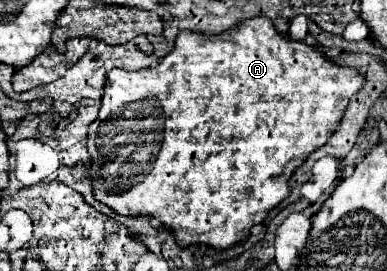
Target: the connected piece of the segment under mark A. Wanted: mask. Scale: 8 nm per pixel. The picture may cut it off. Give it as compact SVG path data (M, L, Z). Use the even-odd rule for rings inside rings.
M255 16L251 20L245 20L237 28L227 30L219 36L203 36L203 34L195 34L189 30L181 32L177 36L173 52L169 52L155 68L147 68L147 70L139 70L139 72L127 72L121 68L113 68L107 74L105 92L101 98L101 110L99 110L97 120L89 126L89 134L87 134L87 150L91 154L89 178L91 178L91 186L93 186L93 196L95 196L95 200L103 202L105 206L109 206L111 210L115 210L121 216L157 218L165 228L169 228L173 232L173 236L181 248L203 244L203 246L215 248L219 252L227 250L227 248L235 246L237 242L247 240L251 226L261 224L267 218L267 214L281 200L285 200L291 194L289 180L291 180L293 172L307 160L307 154L315 152L317 148L321 148L325 144L325 140L329 140L329 136L335 132L339 120L347 108L351 96L357 94L357 90L361 90L363 84L365 84L365 80L353 68L341 68L341 66L333 64L325 54L317 52L315 48L311 48L303 42L289 40L283 34L277 34L271 20L265 16ZM135 140L137 140L137 144L153 144L153 168L149 168L149 176L145 176L145 180L141 180L141 184L129 184L129 188L113 188L113 180L109 180L109 176L105 176L105 172L109 172L109 160L113 160L113 156L121 156L121 148L129 148Z

